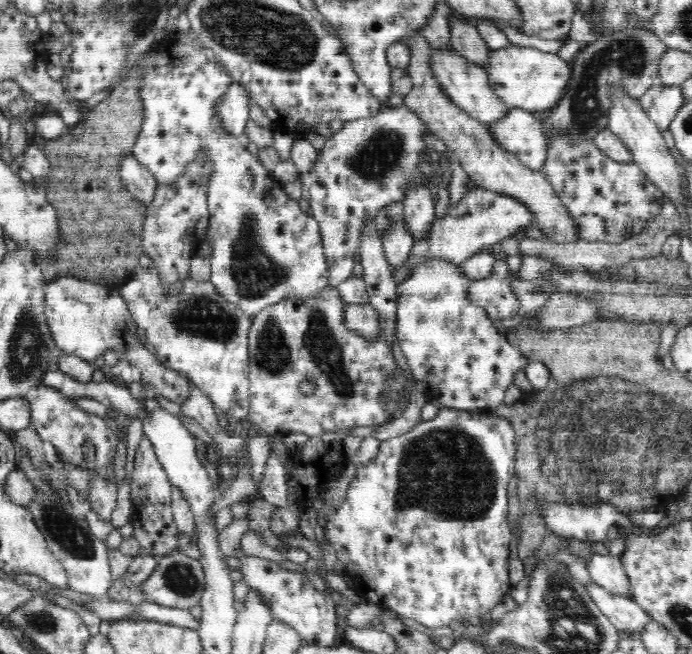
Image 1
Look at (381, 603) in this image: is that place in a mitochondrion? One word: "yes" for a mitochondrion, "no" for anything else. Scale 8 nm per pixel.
no

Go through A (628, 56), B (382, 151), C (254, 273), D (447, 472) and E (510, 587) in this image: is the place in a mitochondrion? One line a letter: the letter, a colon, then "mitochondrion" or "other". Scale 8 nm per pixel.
A: mitochondrion
B: mitochondrion
C: mitochondrion
D: mitochondrion
E: other

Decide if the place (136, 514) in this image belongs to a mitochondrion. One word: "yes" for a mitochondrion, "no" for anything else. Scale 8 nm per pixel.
no

